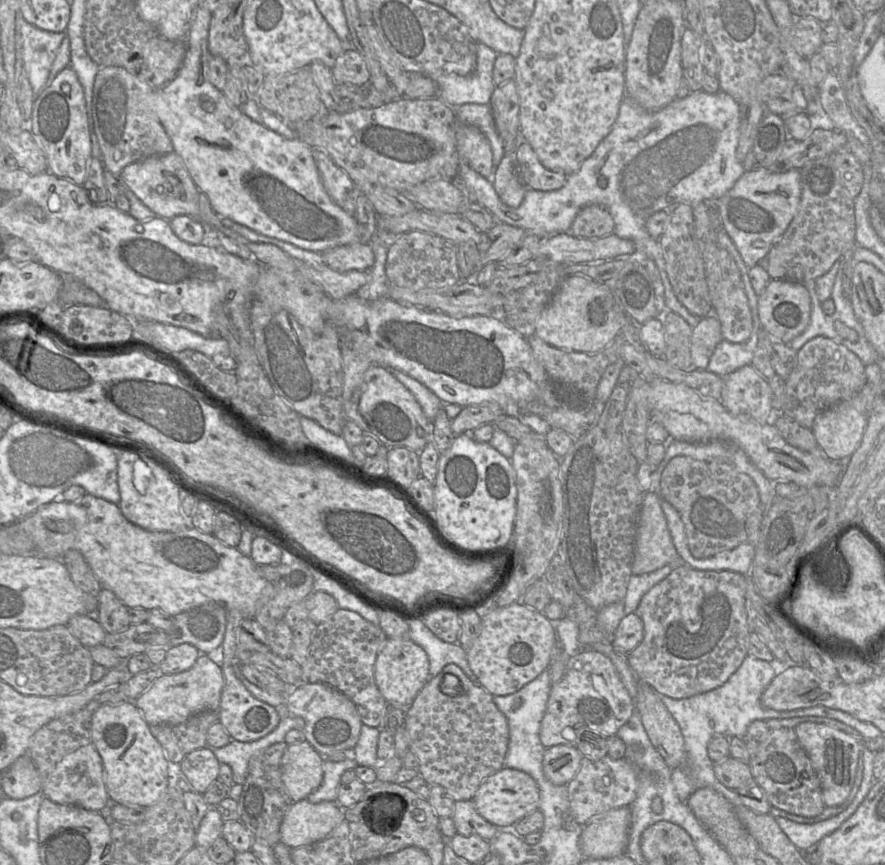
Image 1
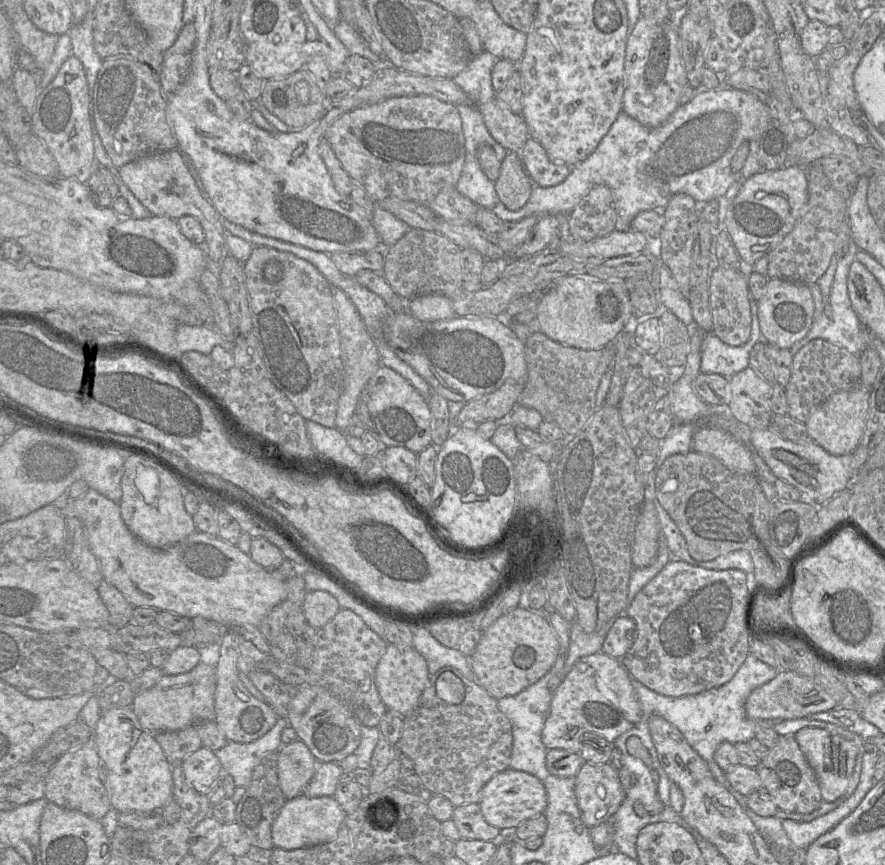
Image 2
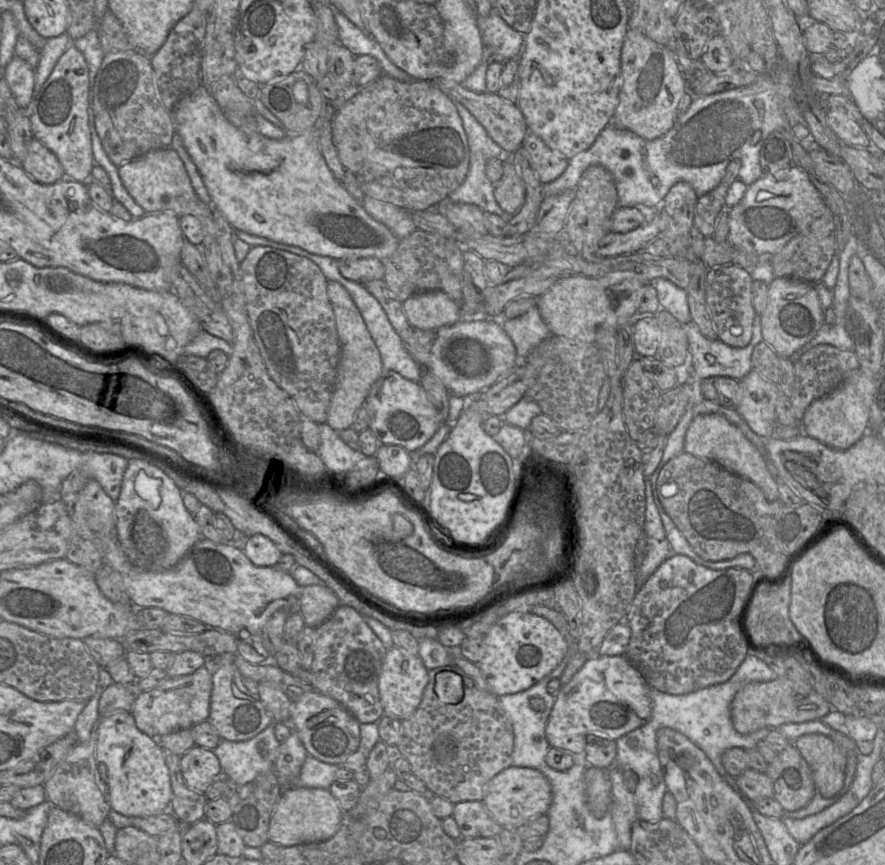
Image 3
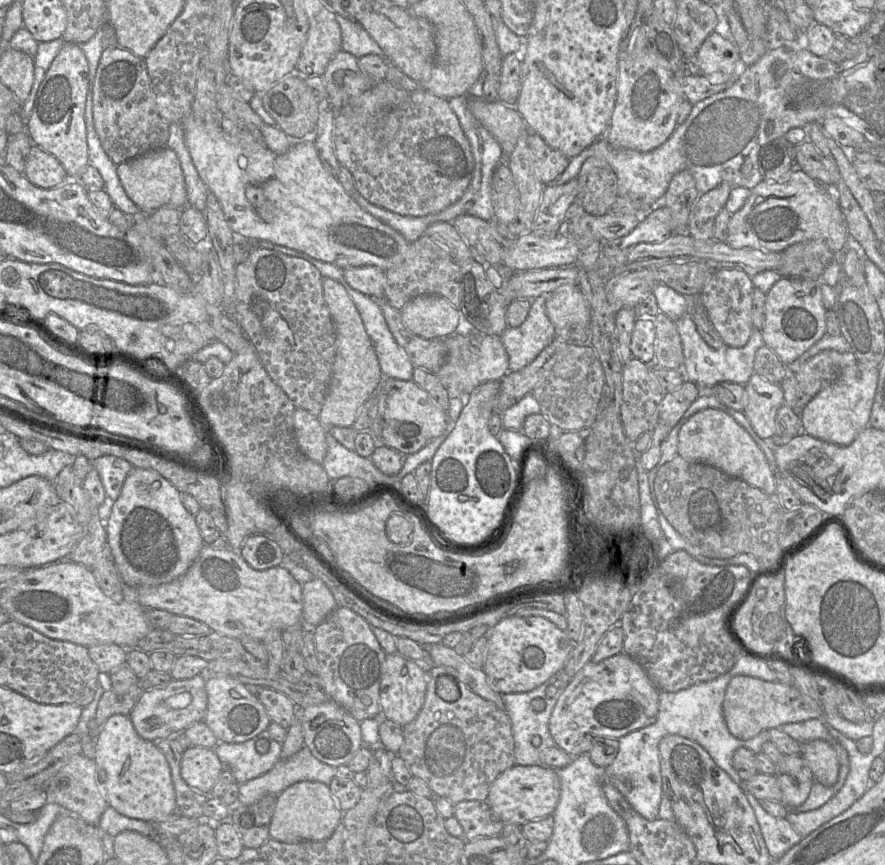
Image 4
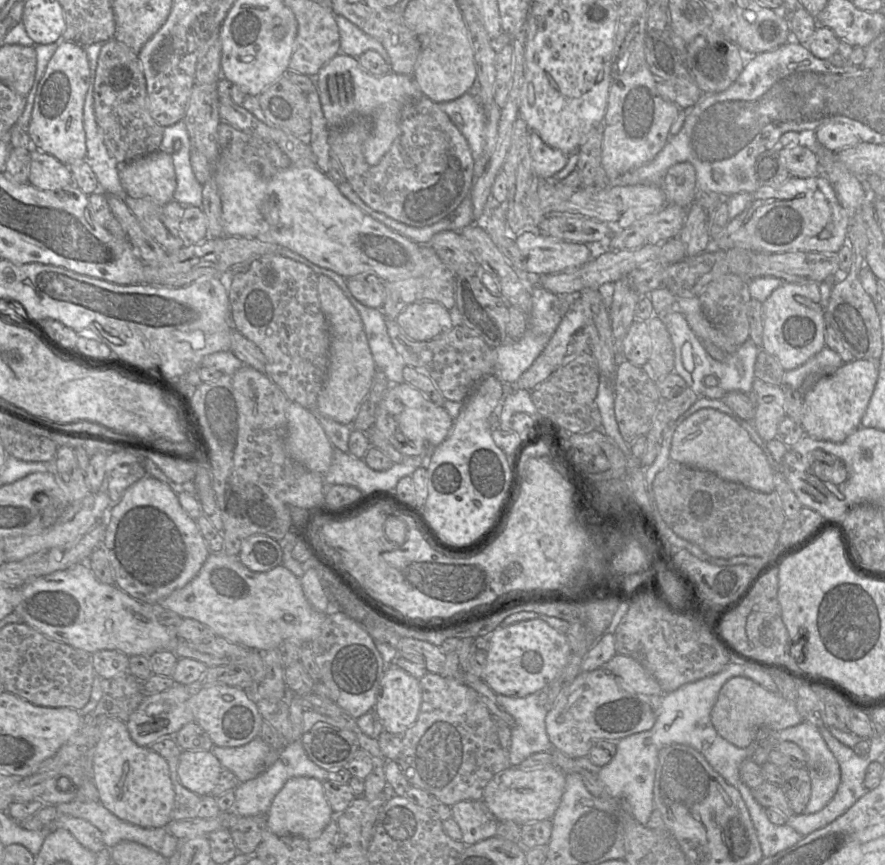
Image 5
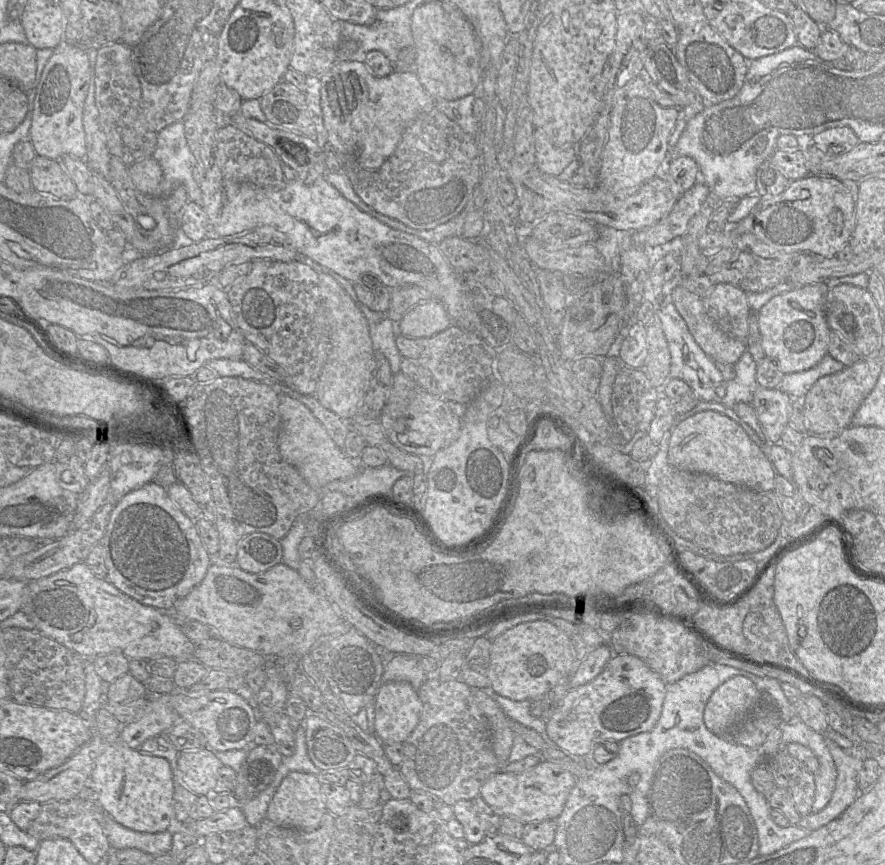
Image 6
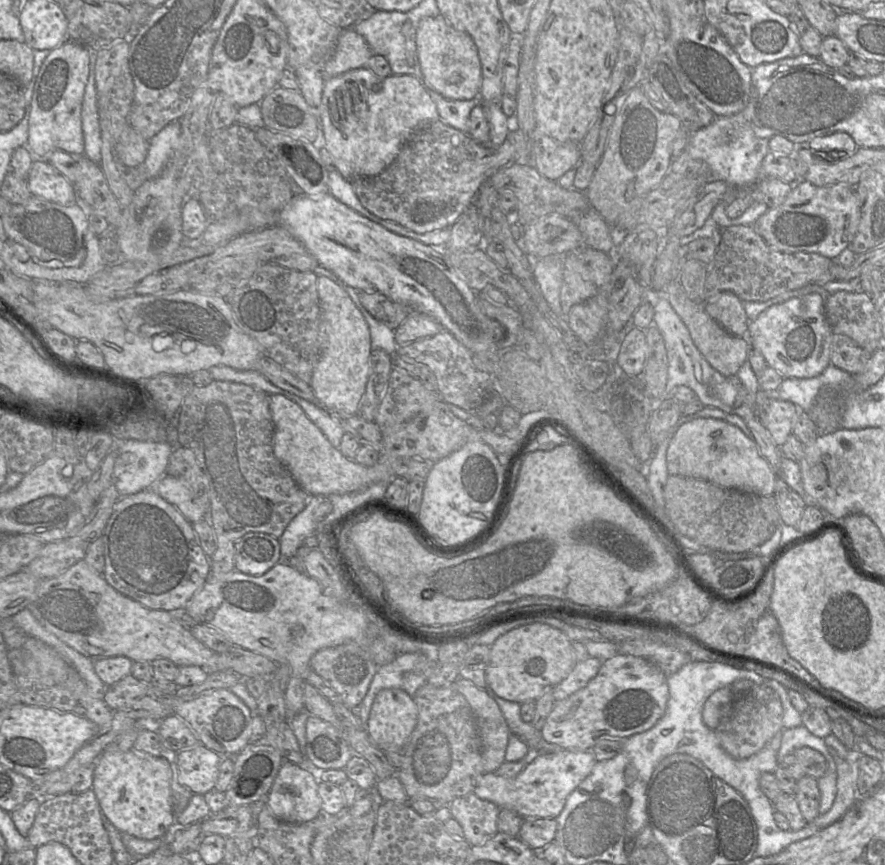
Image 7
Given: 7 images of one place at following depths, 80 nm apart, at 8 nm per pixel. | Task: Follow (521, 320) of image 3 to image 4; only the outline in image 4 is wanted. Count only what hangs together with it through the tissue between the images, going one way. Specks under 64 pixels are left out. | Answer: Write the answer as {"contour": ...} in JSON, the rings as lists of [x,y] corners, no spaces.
{"contour":[[[546,296],[532,299],[525,321],[519,327],[507,327],[500,337],[508,354],[509,372],[530,364],[557,337],[546,313]]]}

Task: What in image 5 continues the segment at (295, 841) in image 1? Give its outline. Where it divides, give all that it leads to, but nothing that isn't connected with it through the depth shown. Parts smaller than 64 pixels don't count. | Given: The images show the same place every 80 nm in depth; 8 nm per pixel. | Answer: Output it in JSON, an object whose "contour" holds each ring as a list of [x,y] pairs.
{"contour":[[[311,777],[289,779],[275,796],[267,812],[267,829],[277,836],[318,838],[333,817],[323,788],[323,782]]]}

